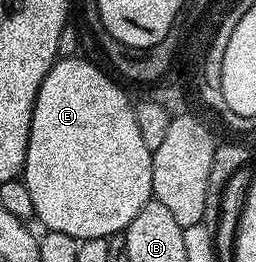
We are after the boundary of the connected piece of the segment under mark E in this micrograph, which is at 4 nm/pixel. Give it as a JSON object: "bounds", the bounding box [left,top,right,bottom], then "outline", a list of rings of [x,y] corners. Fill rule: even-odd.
{"bounds":[22,57,153,241],"outline":[[[81,57],[57,58],[50,69],[50,73],[46,73],[46,77],[38,89],[38,97],[36,98],[34,113],[32,114],[32,124],[30,125],[30,141],[26,149],[26,161],[24,162],[24,170],[22,172],[22,182],[26,185],[26,189],[30,189],[30,198],[34,200],[34,209],[36,210],[35,218],[37,220],[40,219],[40,223],[44,226],[44,229],[57,231],[58,233],[66,233],[70,237],[81,241],[85,239],[108,239],[111,236],[121,234],[124,228],[130,225],[130,221],[134,221],[134,217],[138,217],[142,205],[146,205],[148,200],[153,198],[153,151],[148,148],[146,141],[142,141],[142,132],[138,129],[136,108],[133,100],[128,100],[127,93],[124,92],[102,68],[95,67],[88,59],[80,58]]]}

